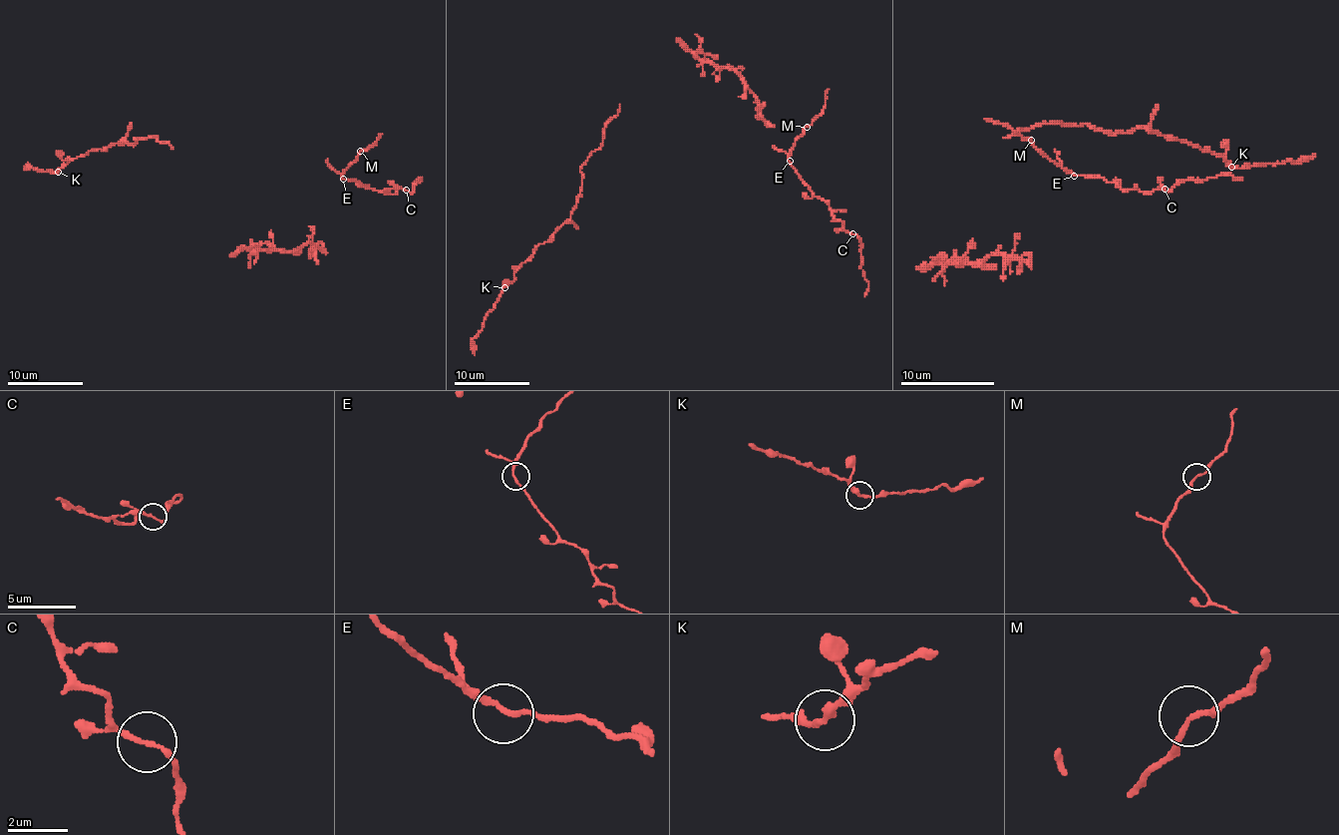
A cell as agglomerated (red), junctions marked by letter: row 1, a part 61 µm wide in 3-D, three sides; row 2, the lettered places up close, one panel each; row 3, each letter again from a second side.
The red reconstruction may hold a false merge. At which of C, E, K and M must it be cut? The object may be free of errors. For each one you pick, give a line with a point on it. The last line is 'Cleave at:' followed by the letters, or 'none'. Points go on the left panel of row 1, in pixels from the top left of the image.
Cleave at: none

